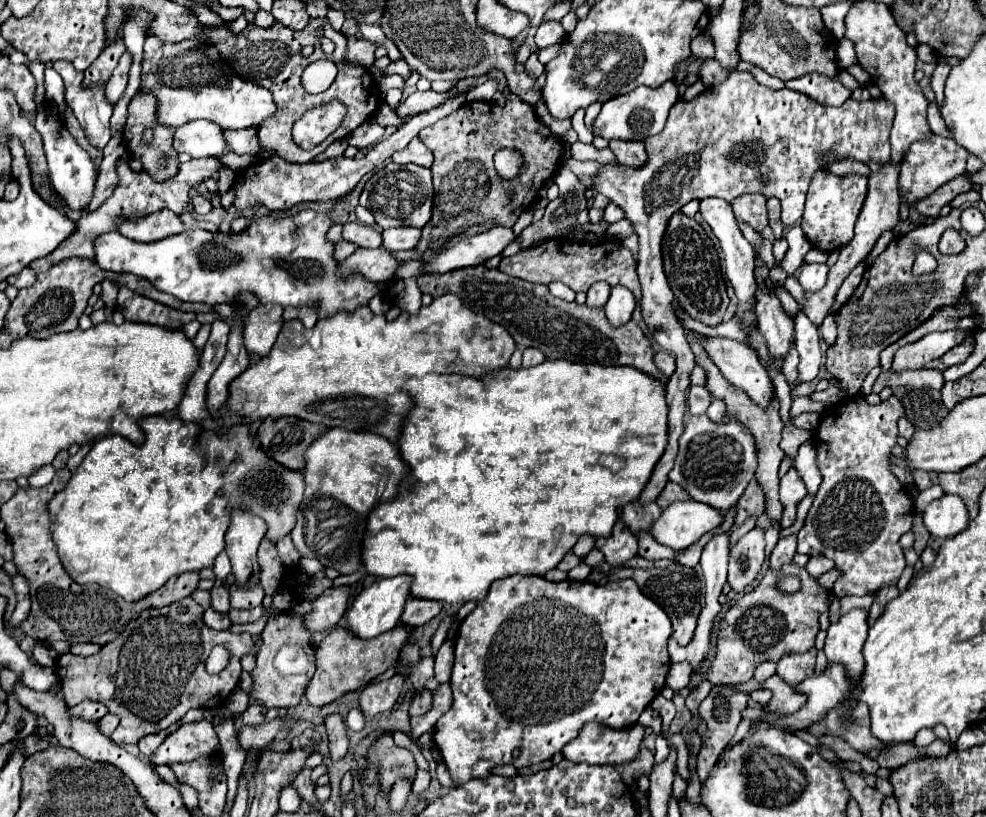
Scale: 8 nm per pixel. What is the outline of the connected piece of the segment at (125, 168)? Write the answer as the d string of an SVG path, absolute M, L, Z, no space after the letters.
M206 157L206 159L192 159L188 163L182 163L178 173L172 179L166 181L154 181L146 171L132 171L130 165L126 163L118 163L118 175L120 175L120 185L116 187L116 191L92 213L82 213L80 221L78 221L78 231L68 237L62 245L58 245L54 249L54 253L40 257L38 261L32 261L28 267L34 269L34 273L44 273L48 271L52 265L56 265L62 259L68 257L86 257L86 259L94 259L94 237L98 237L100 233L106 231L116 231L116 223L114 219L118 217L144 217L154 213L156 209L170 209L176 215L180 215L188 201L190 201L190 189L196 187L198 183L202 183L206 177L212 177L212 173L218 173L220 161L216 157Z

